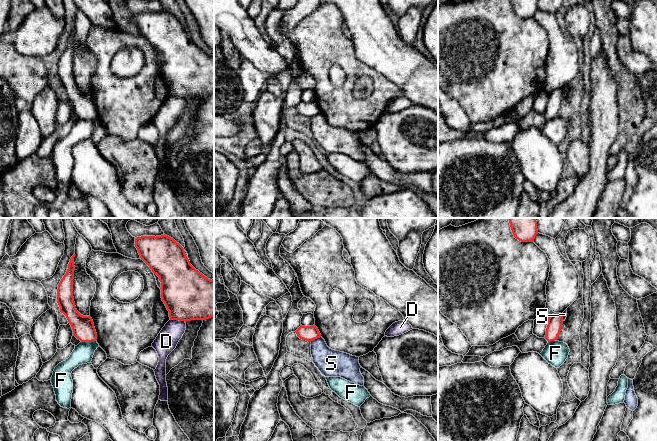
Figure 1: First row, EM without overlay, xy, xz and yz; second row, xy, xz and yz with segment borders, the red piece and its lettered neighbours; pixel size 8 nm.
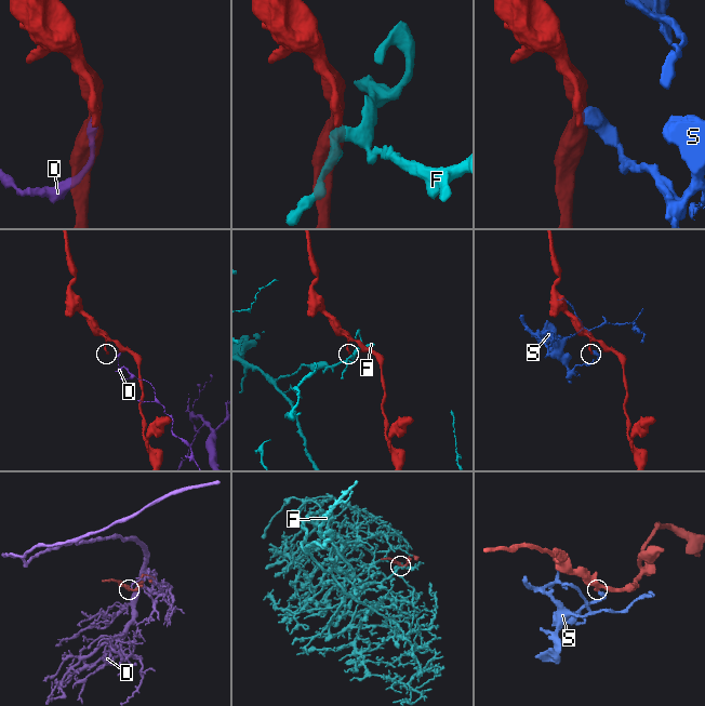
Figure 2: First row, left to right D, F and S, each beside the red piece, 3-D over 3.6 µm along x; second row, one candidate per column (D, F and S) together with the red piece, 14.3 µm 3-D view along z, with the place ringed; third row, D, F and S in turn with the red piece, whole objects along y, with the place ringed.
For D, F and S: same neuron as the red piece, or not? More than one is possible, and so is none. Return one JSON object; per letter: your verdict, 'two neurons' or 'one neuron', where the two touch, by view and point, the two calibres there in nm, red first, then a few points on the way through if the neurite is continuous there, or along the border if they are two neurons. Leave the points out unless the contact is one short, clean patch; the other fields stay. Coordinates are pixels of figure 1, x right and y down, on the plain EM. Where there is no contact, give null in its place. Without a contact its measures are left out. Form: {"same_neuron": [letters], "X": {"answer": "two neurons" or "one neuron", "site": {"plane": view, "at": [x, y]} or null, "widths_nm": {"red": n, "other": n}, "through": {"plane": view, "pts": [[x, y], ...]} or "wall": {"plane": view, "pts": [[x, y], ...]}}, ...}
{"same_neuron": [], "D": {"answer": "two neurons", "site": {"plane": "xy", "at": [178, 95]}, "widths_nm": {"red": 400, "other": 170}, "wall": {"plane": "xy", "pts": [[170, 95], [185, 97]]}}, "F": {"answer": "two neurons", "site": {"plane": "xy", "at": [88, 117]}, "widths_nm": {"red": 180, "other": 160}, "wall": {"plane": "xy", "pts": [[95, 116], [81, 118]]}}, "S": {"answer": "two neurons", "site": {"plane": "xz", "at": [315, 114]}, "widths_nm": {"red": 130, "other": 220}, "wall": {"plane": "xz", "pts": [[320, 112], [310, 117]]}}}

